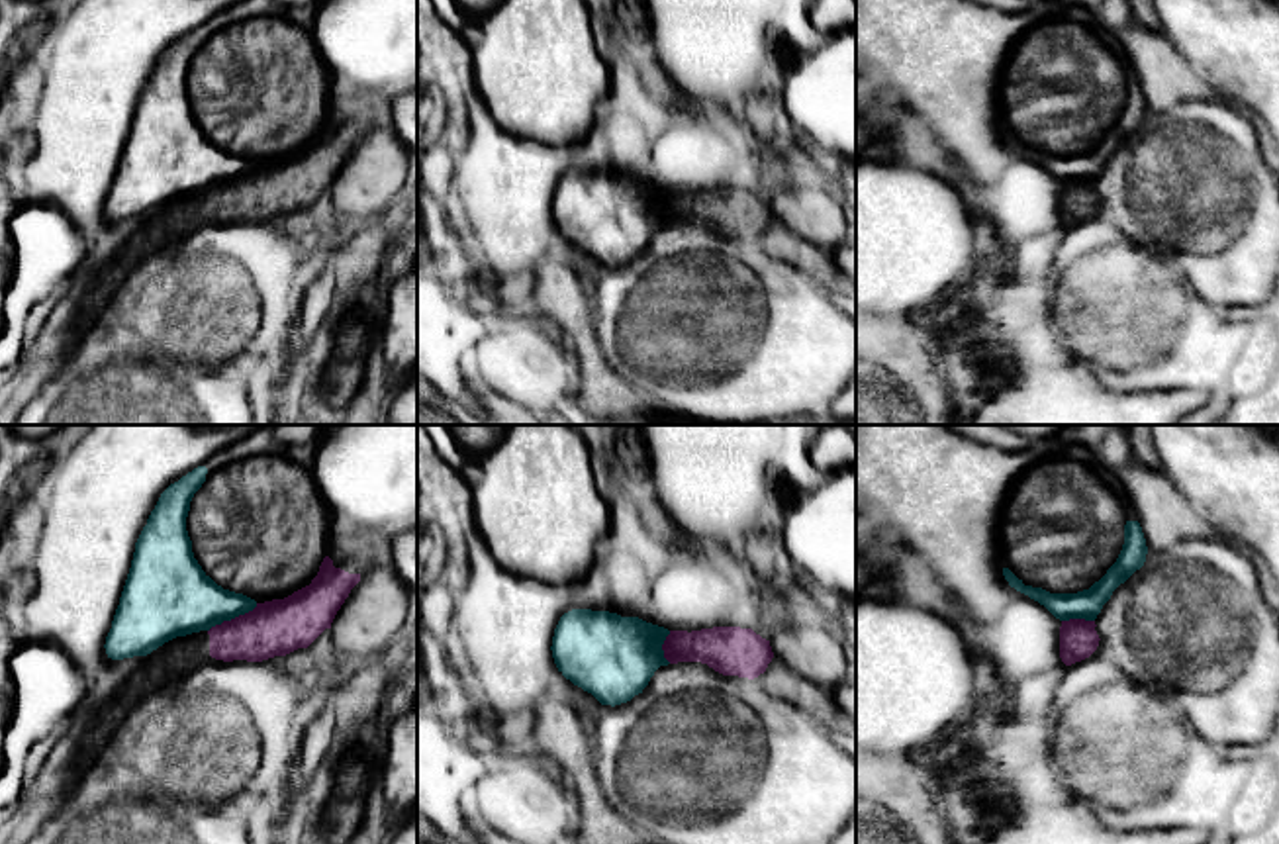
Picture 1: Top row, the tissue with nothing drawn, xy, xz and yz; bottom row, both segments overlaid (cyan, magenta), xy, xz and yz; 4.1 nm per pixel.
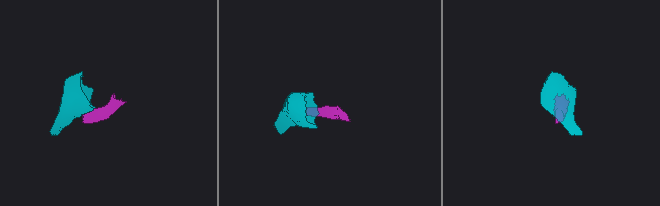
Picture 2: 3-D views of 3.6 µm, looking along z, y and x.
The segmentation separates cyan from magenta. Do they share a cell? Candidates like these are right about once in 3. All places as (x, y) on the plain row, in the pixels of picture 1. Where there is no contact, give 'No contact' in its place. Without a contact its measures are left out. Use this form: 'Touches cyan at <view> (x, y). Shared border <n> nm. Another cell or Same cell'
Touches cyan at xy (232, 179). Shared border 240 nm. Another cell

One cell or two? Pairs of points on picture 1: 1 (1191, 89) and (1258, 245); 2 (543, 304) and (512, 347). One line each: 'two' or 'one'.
1: two
2: two

